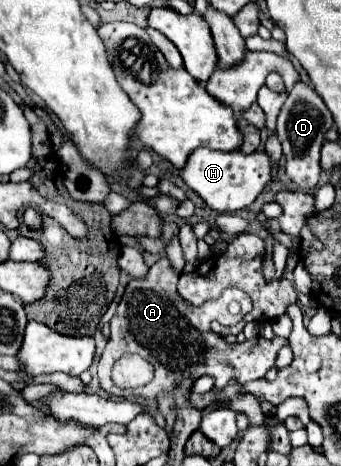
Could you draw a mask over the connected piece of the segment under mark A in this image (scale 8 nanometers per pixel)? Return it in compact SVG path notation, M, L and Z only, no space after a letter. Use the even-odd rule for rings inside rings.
M161 257L143 279L131 279L125 287L123 299L113 315L111 329L113 335L99 359L99 383L113 397L143 397L157 399L161 393L177 393L181 381L195 381L203 375L215 379L215 389L223 389L229 379L237 379L239 383L249 383L255 379L263 379L265 373L275 365L275 357L283 345L287 345L285 337L261 339L245 343L227 343L221 335L213 333L209 327L211 303L203 307L193 307L185 303L177 293L177 279L173 275L171 263L167 257ZM125 353L135 353L147 359L155 367L155 377L147 387L139 389L115 389L111 381L113 363Z

